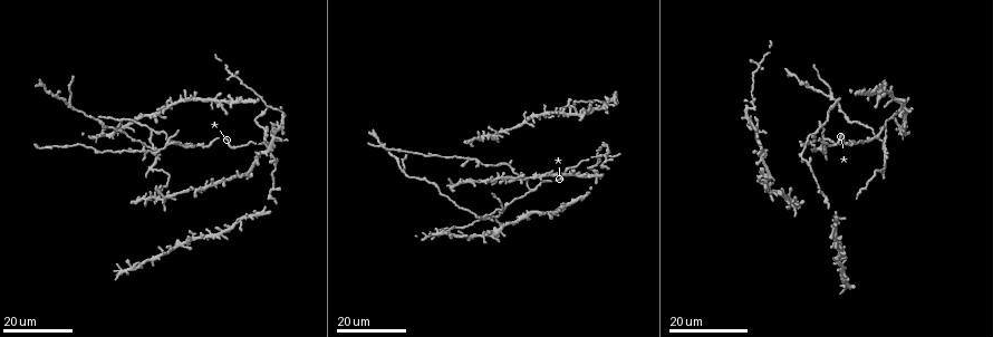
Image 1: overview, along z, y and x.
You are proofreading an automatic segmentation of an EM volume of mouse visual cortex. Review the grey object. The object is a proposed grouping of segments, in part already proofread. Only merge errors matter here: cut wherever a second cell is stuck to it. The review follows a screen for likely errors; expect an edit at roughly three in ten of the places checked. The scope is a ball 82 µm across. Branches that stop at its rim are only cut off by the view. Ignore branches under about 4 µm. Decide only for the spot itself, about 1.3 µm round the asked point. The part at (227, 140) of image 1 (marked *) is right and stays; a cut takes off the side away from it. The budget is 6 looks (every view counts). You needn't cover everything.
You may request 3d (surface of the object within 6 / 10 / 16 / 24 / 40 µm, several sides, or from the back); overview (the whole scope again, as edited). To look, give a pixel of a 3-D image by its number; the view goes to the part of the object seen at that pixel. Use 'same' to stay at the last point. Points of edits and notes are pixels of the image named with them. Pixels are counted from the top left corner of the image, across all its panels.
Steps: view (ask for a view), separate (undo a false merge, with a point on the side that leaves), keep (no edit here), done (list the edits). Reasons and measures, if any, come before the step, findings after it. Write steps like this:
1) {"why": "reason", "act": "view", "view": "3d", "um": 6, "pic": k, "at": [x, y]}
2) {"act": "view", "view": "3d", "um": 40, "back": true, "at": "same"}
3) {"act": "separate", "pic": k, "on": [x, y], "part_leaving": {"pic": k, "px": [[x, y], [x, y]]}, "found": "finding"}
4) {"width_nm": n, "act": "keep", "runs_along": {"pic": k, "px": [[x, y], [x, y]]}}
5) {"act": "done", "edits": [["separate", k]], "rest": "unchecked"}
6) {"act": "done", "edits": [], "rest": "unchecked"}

{"why": "branch point", "act": "view", "view": "3d", "um": 24, "pic": 1, "at": [887, 125]}

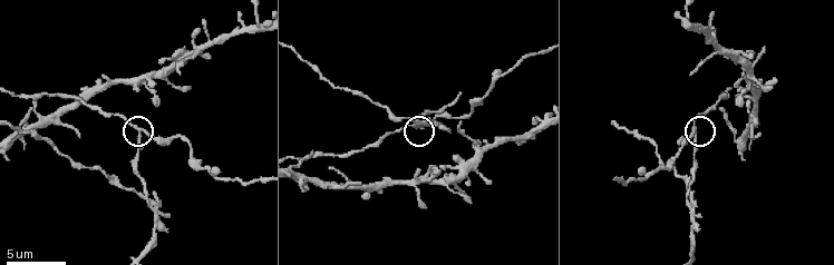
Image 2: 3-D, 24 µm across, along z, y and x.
{"act": "view", "view": "3d", "um": 10, "pic": 2, "at": [137, 136]}

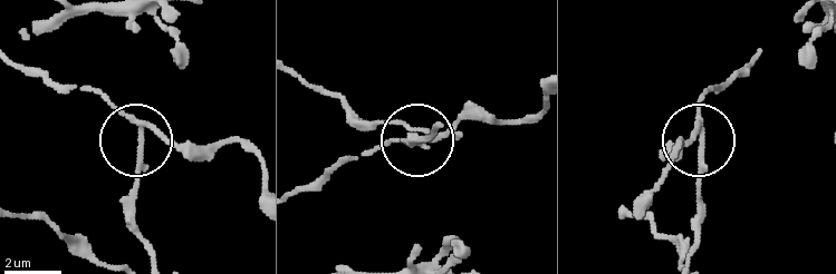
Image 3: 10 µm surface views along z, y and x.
{"side_arm_um": 58, "act": "separate", "pic": 3, "on": [141, 168], "part_leaving": {"pic": 3, "px": [[138, 126], [132, 224], [151, 260]]}, "found": "a second cell is stuck on"}

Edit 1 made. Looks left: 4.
{"why": "three-way junction", "act": "view", "view": "3d", "um": 24, "pic": 1, "at": [805, 142]}

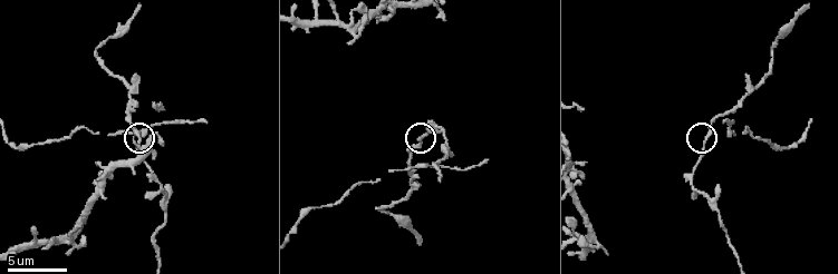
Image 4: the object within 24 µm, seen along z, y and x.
{"act": "view", "view": "3d", "um": 6, "pic": 4, "at": [416, 147]}

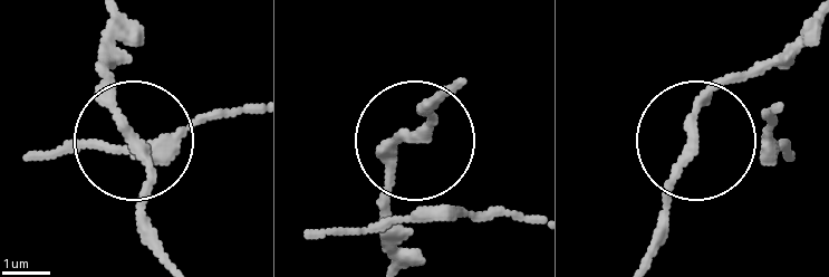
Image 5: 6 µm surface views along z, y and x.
{"act": "view", "view": "3d", "um": 6, "back": true, "pic": 5, "at": [137, 148]}

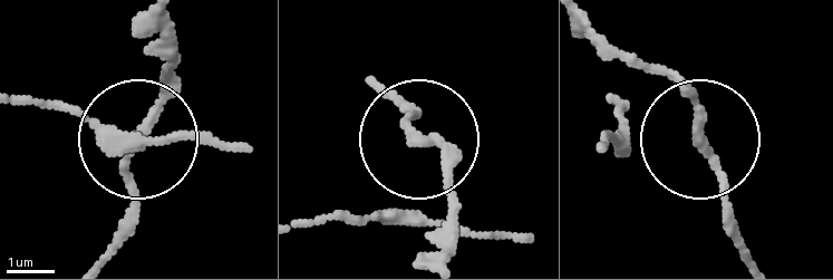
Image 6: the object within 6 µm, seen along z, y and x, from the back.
{"side_arm_um": 17, "arms": 3, "act": "keep", "found": "all the same cell"}

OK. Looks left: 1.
{"why": "looks like a crossing", "act": "view", "view": "3d", "um": 16, "pic": 4, "at": [108, 167]}

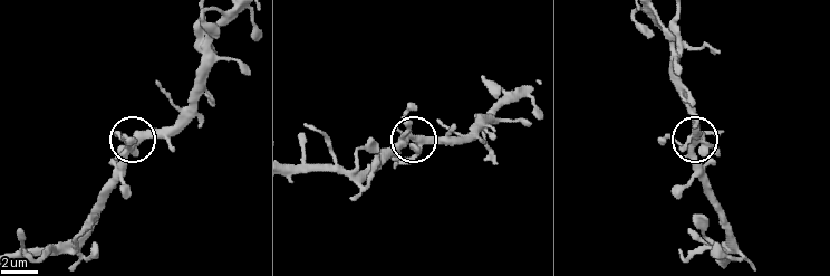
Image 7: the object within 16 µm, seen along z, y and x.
{"side_arm_um": 47, "act": "keep", "found": "continuous, no second cell"}

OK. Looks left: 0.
{"act": "done", "edits": [["separate", 3]], "rest": "unchecked"}

